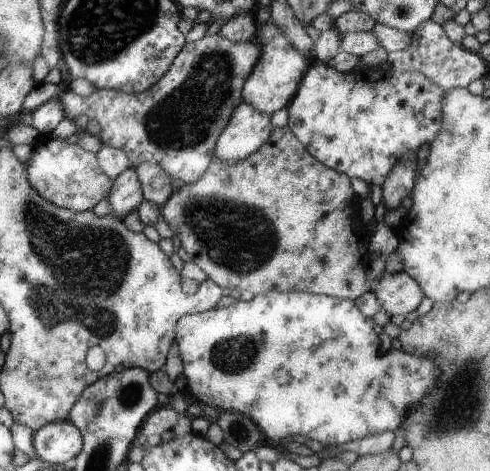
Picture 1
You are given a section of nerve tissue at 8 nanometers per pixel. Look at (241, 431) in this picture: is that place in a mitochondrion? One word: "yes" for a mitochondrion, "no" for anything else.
yes

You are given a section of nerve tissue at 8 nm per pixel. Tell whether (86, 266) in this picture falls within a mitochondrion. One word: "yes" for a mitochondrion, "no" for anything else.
yes

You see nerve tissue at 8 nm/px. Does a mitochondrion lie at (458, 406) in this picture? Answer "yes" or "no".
yes

